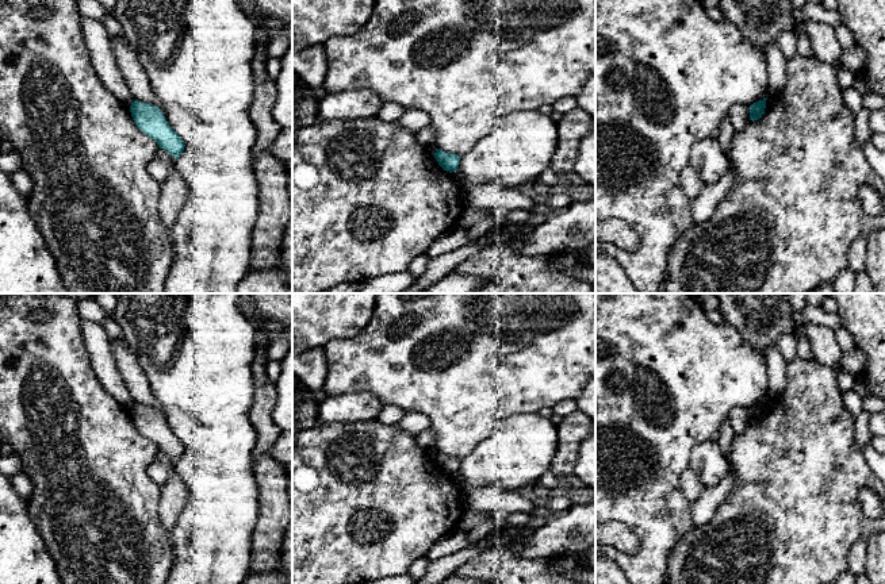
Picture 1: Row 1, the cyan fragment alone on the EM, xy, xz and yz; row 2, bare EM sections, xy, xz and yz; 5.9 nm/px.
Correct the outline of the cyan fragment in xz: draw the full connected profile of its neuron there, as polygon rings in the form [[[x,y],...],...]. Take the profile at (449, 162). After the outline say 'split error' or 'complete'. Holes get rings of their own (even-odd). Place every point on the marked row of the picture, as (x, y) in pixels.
[[[436,149],[434,158],[444,170],[449,173],[459,170],[460,155]]]; complete

